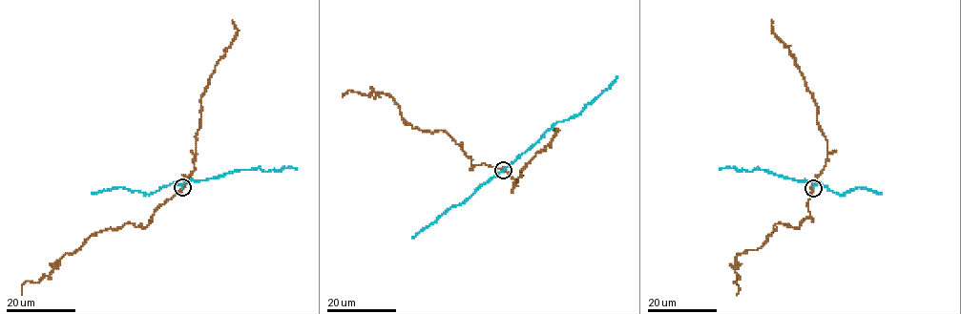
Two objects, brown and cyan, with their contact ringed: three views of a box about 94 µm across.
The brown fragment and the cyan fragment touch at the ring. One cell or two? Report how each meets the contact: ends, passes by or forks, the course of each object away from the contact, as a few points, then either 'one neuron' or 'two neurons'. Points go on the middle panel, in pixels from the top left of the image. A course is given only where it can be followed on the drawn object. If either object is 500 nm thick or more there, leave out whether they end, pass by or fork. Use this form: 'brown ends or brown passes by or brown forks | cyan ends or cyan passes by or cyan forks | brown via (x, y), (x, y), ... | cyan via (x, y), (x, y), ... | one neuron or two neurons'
brown forks | cyan passes by | brown via (503, 170), (481, 163), (474, 167), (446, 133), (412, 127), (388, 94), (348, 91), (343, 94) | cyan via (503, 170), (557, 122), (577, 115), (616, 75) | two neurons

